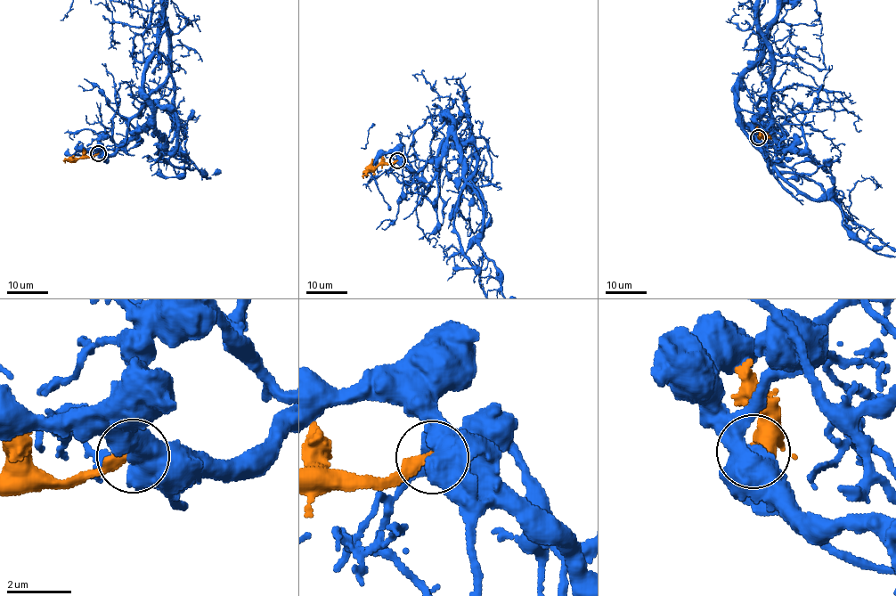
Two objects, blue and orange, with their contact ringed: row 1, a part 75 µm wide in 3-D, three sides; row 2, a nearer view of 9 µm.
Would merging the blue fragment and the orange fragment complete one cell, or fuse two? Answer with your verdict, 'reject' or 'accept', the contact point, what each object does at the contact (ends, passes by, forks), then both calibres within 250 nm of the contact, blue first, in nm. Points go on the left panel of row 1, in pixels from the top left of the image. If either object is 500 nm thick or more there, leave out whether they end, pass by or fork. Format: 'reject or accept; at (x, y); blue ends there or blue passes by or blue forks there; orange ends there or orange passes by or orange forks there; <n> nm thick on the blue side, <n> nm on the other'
reject; at (98, 153); 700 nm thick on the blue side, 320 nm on the other

